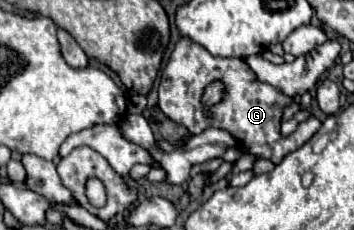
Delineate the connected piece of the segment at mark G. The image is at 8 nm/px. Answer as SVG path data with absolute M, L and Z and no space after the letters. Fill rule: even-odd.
M180 38L166 68L160 76L160 110L174 122L188 128L190 134L200 134L206 128L222 128L232 134L232 138L248 150L248 154L256 158L266 158L274 164L306 144L322 125L318 118L300 122L296 132L282 136L280 133L281 116L284 109L293 99L282 94L278 88L264 84L256 78L256 74L248 68L248 64L240 58L216 58L210 56L208 50L194 44L188 38ZM212 82L222 82L224 94L222 100L214 106L206 106L202 96L206 86Z

